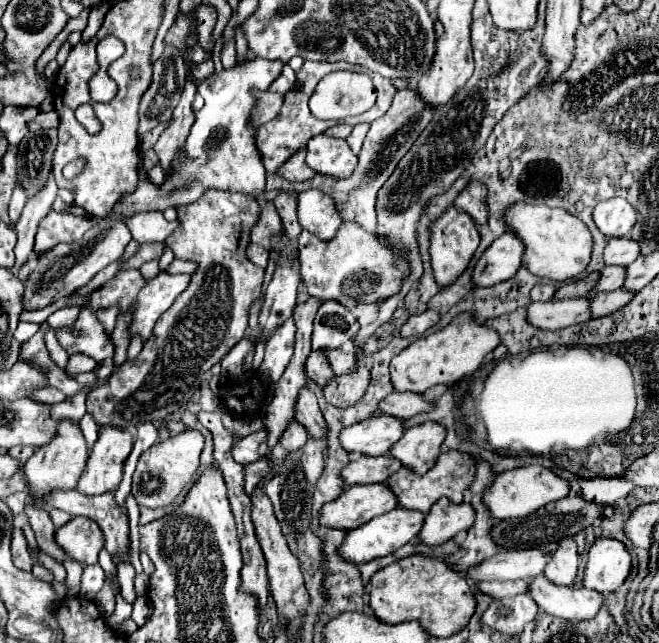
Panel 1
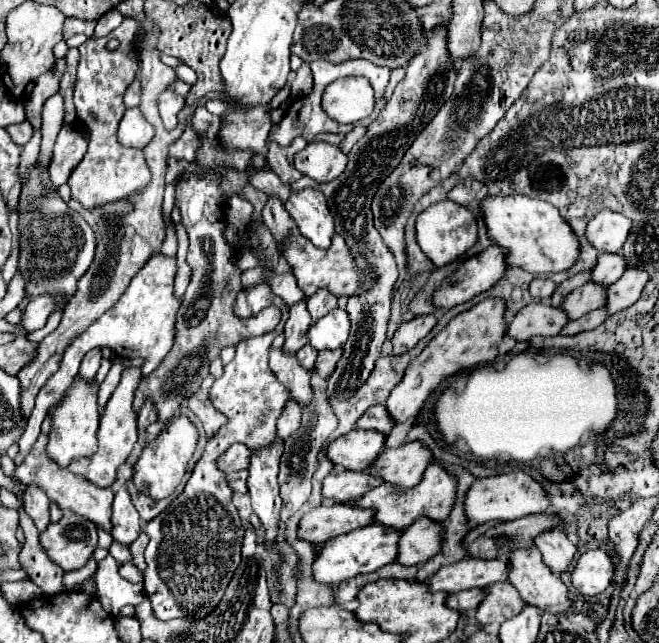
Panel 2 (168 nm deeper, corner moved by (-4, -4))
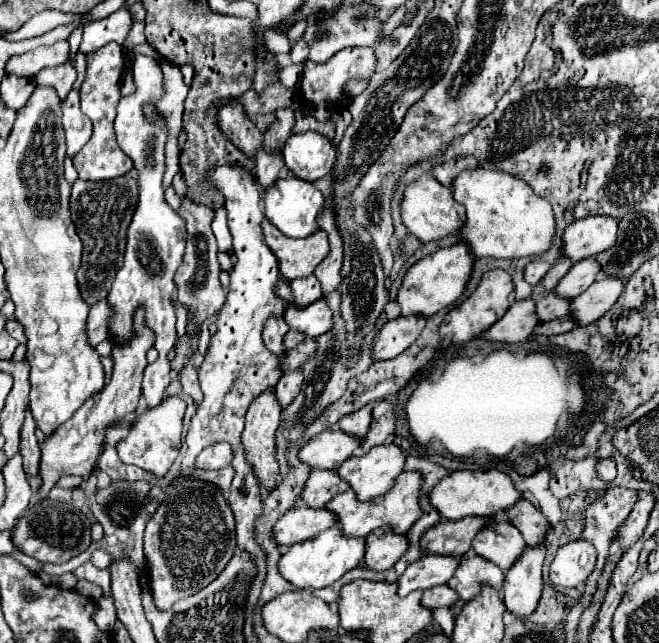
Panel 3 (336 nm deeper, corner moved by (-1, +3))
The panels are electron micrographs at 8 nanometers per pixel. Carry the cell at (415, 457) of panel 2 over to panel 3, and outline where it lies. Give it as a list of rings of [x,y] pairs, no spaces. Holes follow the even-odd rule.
[[[382,444],[362,456],[350,456],[338,474],[342,480],[350,482],[356,490],[358,500],[370,500],[378,494],[390,492],[398,474],[404,472],[406,456],[396,444]]]

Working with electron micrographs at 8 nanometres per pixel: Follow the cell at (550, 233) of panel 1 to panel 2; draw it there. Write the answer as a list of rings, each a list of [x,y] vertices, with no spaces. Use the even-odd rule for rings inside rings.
[[[487,195],[481,201],[481,207],[487,235],[491,243],[497,243],[507,251],[507,265],[517,265],[533,275],[557,273],[575,265],[579,257],[575,233],[551,203],[527,195]]]

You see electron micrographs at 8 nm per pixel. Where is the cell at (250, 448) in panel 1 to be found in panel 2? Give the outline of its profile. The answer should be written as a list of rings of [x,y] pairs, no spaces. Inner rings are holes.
[[[233,443],[219,459],[217,459],[217,469],[221,469],[223,473],[229,471],[241,471],[249,467],[249,457],[251,457],[251,449],[247,449],[241,443]]]

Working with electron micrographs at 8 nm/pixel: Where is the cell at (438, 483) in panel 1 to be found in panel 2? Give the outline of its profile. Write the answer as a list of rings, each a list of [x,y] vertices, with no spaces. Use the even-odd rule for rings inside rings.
[[[429,465],[425,469],[425,475],[421,483],[413,489],[393,489],[393,485],[381,483],[379,487],[365,493],[361,499],[357,499],[353,505],[359,509],[371,509],[373,521],[389,527],[389,529],[405,529],[405,525],[411,525],[417,517],[425,515],[433,521],[445,521],[455,499],[455,481],[453,477],[441,467],[441,465]]]

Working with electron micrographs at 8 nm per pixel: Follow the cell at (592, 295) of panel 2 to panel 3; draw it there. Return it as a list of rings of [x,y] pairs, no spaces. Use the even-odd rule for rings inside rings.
[[[546,292],[538,302],[536,302],[536,314],[540,322],[548,322],[560,316],[570,314],[570,300],[568,298],[558,298],[558,294]]]

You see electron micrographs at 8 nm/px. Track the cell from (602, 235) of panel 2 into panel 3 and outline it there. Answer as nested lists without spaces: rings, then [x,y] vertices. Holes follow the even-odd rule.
[[[588,216],[566,226],[562,236],[562,252],[572,262],[590,258],[614,246],[618,234],[618,218]]]

